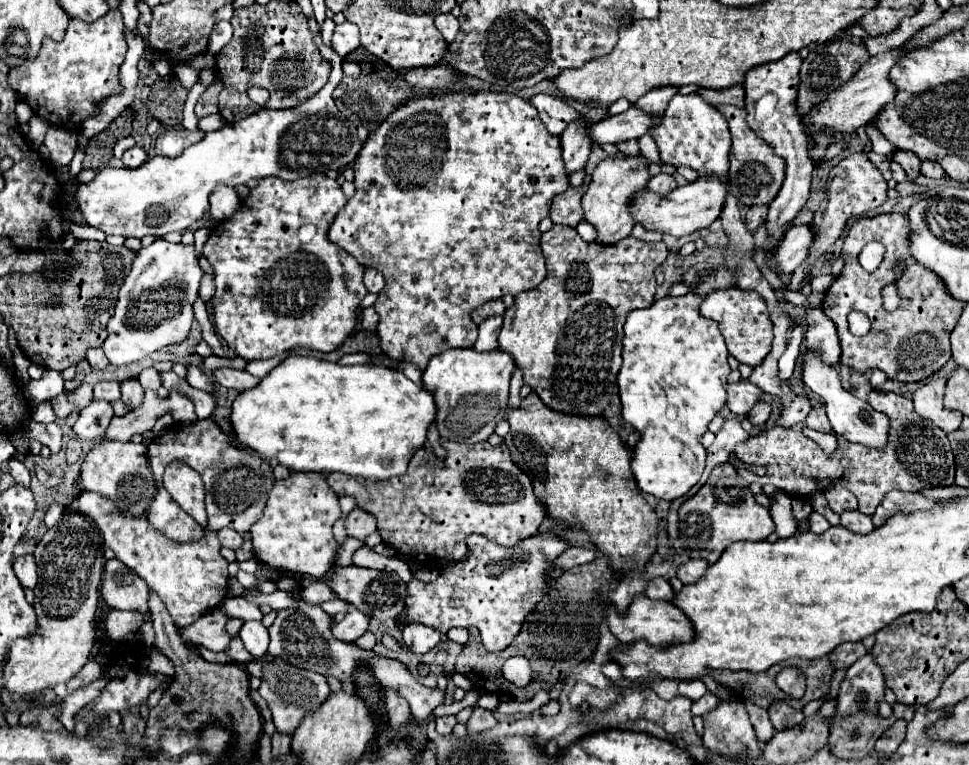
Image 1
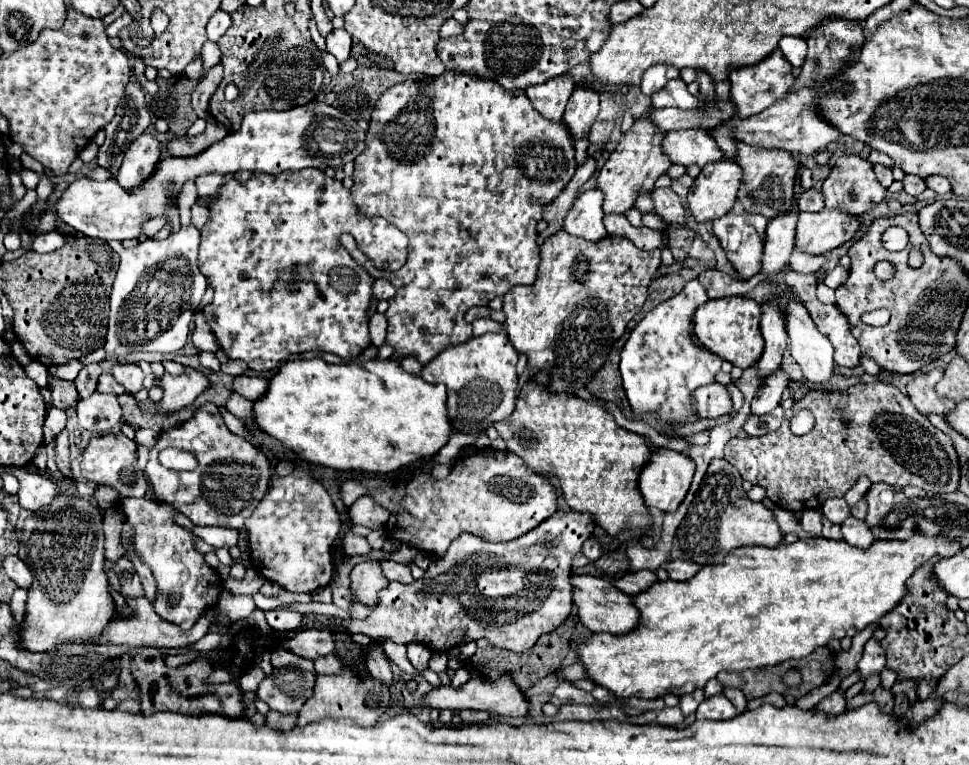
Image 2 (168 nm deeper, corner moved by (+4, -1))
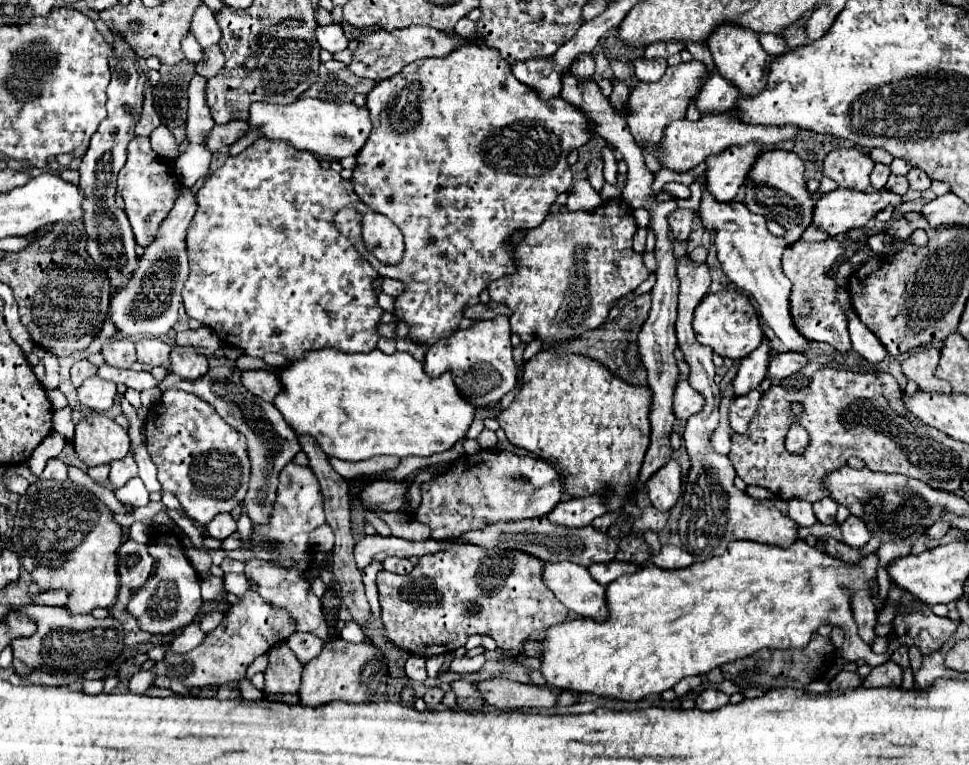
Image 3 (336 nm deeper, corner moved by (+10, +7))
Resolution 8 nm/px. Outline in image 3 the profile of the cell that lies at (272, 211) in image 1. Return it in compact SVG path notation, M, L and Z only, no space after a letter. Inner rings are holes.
M255 140L239 156L229 156L203 184L197 198L199 208L187 228L191 266L183 292L187 316L217 332L221 342L257 358L269 352L283 352L289 360L297 360L305 350L335 348L341 352L369 352L377 348L379 334L375 326L383 310L377 306L373 280L379 274L337 232L333 218L341 208L355 208L363 218L361 230L367 250L385 264L397 264L401 260L403 234L387 216L361 204L349 180L343 180L335 170L323 170L311 152L293 152L289 144Z

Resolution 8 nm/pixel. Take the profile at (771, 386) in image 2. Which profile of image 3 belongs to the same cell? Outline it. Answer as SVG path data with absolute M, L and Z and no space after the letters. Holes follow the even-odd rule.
M783 352L783 354L775 354L769 362L769 378L787 378L795 372L799 372L803 366L807 364L807 356L799 354L799 352Z

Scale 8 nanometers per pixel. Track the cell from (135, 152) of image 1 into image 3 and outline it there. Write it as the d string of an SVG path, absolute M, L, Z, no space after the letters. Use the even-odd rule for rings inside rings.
M135 136L127 148L127 162L117 176L117 194L125 200L125 212L129 216L131 226L133 226L133 234L135 234L137 244L145 246L145 244L149 244L149 240L153 240L157 226L173 208L173 202L177 198L177 190L179 190L177 178L171 176L169 166L151 148L149 138Z

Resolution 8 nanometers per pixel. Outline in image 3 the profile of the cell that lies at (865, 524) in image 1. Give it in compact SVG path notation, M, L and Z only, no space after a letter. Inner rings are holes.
M849 516L843 524L841 524L841 534L843 534L843 542L851 548L861 548L869 542L871 534L865 528L865 524L861 520L857 520L857 516Z

